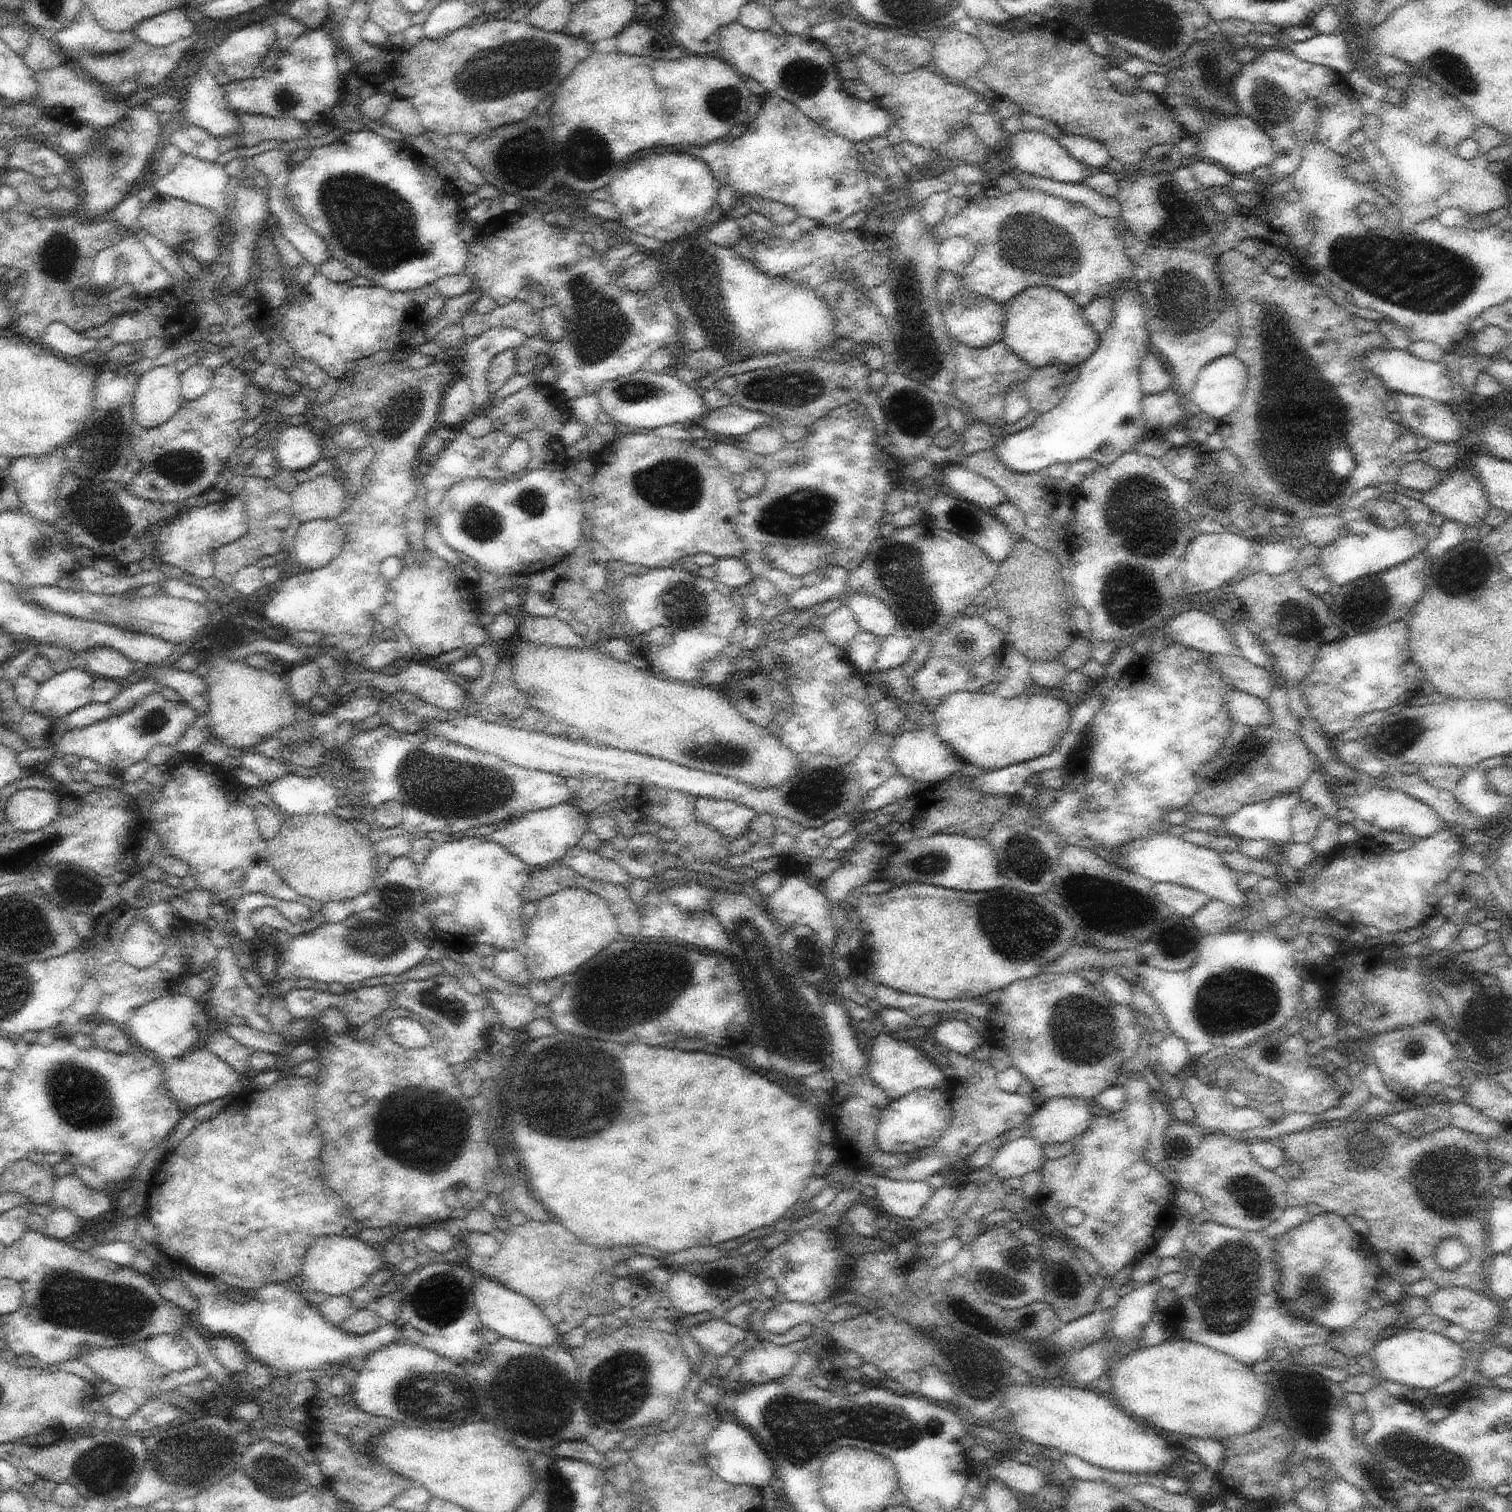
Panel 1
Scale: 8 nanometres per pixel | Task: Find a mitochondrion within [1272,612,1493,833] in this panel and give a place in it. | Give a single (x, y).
(1411, 723)

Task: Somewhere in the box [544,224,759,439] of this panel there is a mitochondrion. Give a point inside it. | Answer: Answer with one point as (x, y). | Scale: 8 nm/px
(601, 326)

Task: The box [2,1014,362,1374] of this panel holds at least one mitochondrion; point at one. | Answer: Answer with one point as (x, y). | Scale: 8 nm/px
(67, 1299)

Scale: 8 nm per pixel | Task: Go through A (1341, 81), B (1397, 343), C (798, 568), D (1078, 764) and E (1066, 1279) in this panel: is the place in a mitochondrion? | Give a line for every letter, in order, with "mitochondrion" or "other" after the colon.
A: other
B: other
C: other
D: other
E: mitochondrion

